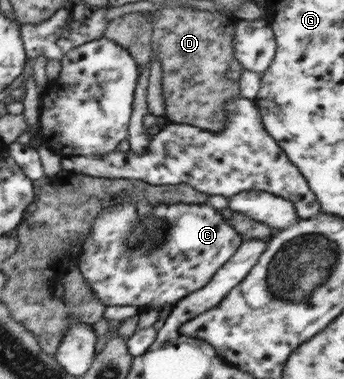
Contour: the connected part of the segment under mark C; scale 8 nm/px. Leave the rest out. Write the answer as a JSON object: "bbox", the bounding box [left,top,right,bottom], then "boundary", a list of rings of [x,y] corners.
{"bbox":[78,203,243,311],"boundary":[[[119,203],[100,209],[90,235],[82,244],[78,269],[84,274],[92,292],[107,306],[136,306],[143,311],[166,303],[176,304],[184,296],[204,288],[215,273],[231,259],[243,243],[243,236],[225,220],[220,211],[208,203]]]}

